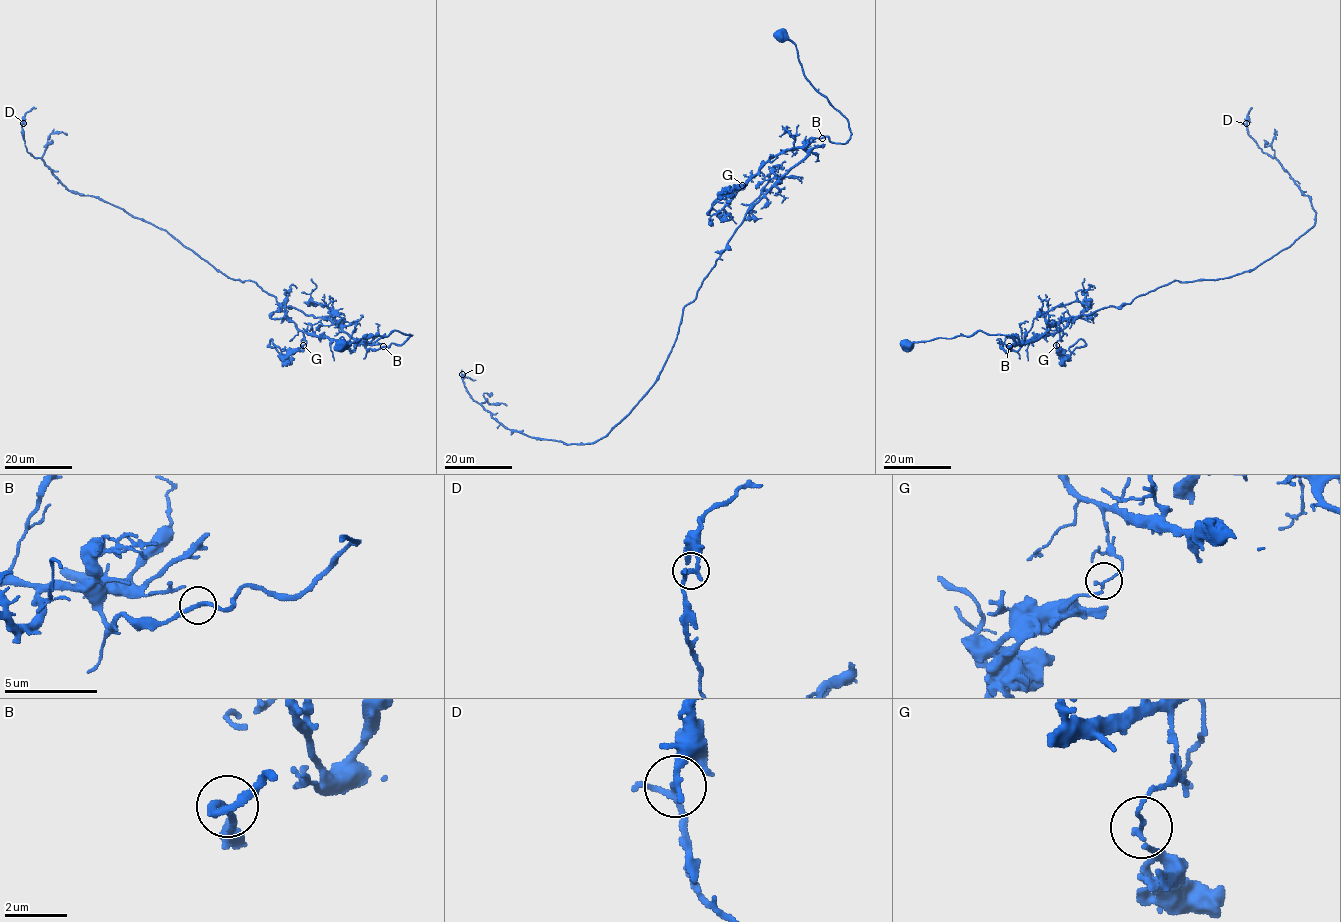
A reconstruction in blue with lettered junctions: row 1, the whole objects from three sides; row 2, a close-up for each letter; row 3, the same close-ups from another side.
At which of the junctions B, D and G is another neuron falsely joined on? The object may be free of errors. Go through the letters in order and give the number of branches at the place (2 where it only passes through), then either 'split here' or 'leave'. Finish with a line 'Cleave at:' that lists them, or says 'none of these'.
B: 2 branches meet; leave
D: 3 branches meet; leave
G: 2 branches meet; split here
Cleave at: G

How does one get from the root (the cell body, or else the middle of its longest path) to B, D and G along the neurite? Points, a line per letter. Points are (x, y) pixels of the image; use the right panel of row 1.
B: (907, 345), (937, 338), (971, 336), (981, 330), (990, 334), (1009, 335), (1015, 341), (1015, 344), (1009, 346)
D: (907, 345), (981, 330), (1017, 350), (1062, 319), (1173, 281), (1250, 272), (1287, 248), (1316, 212), (1246, 123)
G: (907, 345), (979, 330), (1009, 335), (1015, 341), (1010, 349), (1058, 332), (1056, 344)

